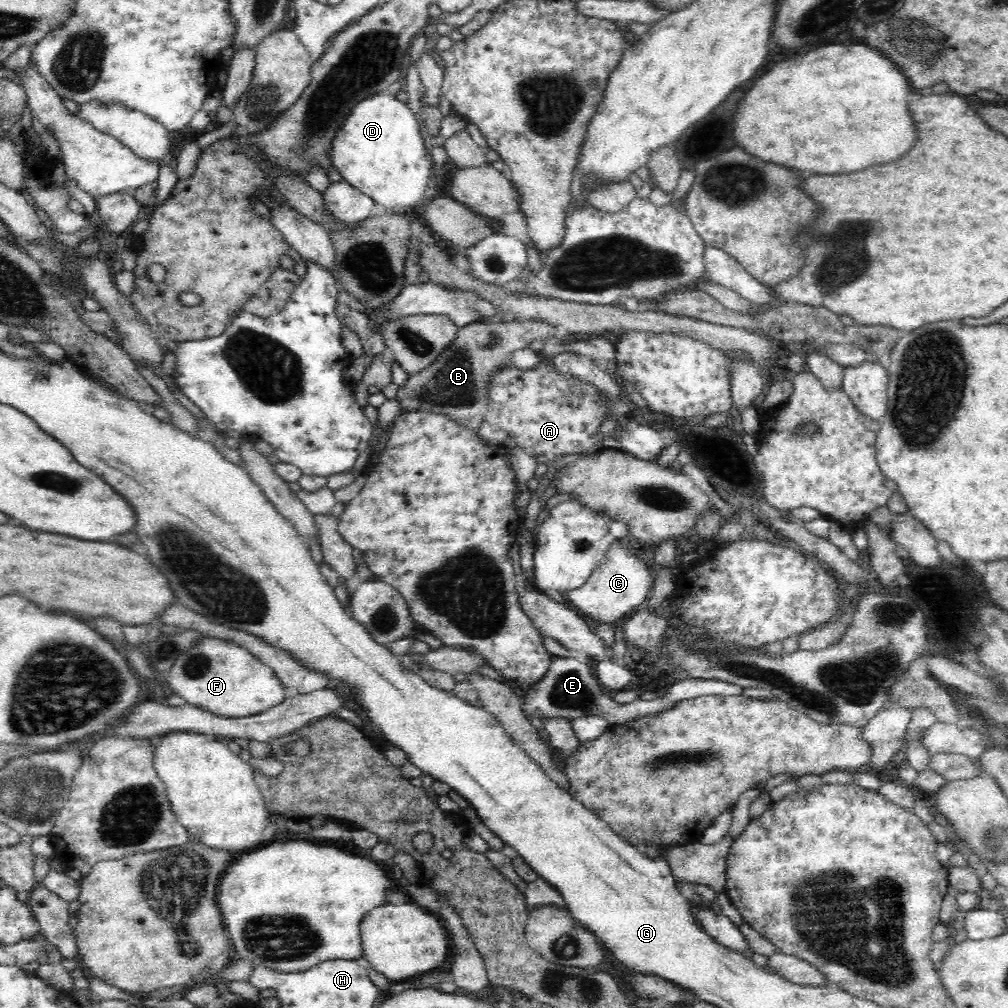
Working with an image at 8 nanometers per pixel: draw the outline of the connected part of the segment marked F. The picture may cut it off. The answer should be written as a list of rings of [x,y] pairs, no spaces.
[[[207,637],[177,656],[168,672],[168,686],[186,702],[218,716],[254,716],[284,700],[285,686],[276,673],[250,651],[231,641]]]

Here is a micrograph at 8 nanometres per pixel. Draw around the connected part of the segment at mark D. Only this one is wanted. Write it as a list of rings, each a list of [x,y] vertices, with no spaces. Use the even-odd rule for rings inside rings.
[[[381,93],[354,104],[334,140],[332,163],[346,182],[387,210],[415,210],[420,204],[434,163],[425,148],[412,109],[391,94]]]

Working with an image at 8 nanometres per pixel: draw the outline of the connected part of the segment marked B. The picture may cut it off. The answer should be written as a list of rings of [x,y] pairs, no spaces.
[[[508,320],[505,322],[488,323],[474,322],[458,328],[458,334],[454,338],[454,342],[436,360],[434,364],[418,374],[409,375],[409,381],[402,387],[393,388],[390,395],[399,400],[402,410],[405,412],[420,409],[422,411],[430,411],[450,415],[452,419],[460,423],[464,427],[477,429],[483,423],[482,416],[488,408],[488,400],[490,400],[490,389],[488,384],[492,380],[492,376],[508,366],[510,356],[515,350],[528,347],[534,340],[548,340],[551,338],[556,341],[556,331],[558,327],[552,326],[545,320]]]

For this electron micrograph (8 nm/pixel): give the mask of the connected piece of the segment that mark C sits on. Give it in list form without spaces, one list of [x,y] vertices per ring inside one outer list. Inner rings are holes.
[[[613,540],[603,562],[594,570],[580,588],[568,590],[567,599],[581,612],[598,619],[602,623],[612,623],[622,619],[628,612],[638,608],[652,588],[653,581],[644,556],[637,551],[630,540]]]

